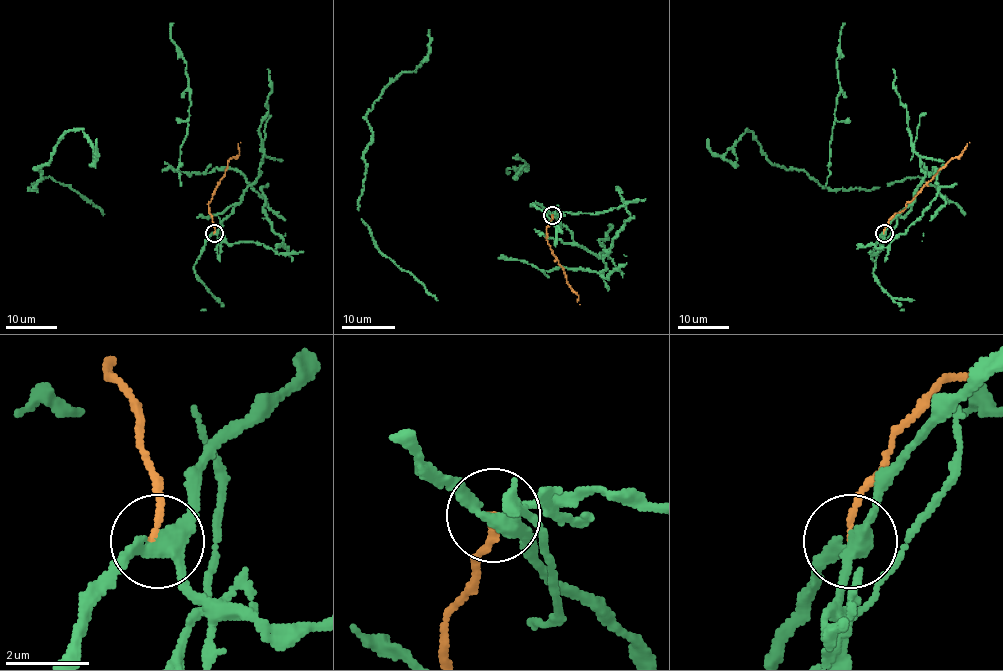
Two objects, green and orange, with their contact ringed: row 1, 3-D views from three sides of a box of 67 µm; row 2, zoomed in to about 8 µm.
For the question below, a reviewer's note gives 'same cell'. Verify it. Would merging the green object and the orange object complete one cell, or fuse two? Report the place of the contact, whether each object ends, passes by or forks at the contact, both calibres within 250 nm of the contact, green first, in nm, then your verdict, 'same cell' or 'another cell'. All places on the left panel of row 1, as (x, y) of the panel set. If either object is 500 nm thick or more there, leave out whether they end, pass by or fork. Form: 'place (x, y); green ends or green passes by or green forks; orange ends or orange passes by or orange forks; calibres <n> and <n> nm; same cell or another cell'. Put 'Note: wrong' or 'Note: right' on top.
Note: wrong
place (214, 233); green forks; orange ends; calibres 320 and 140 nm; another cell

